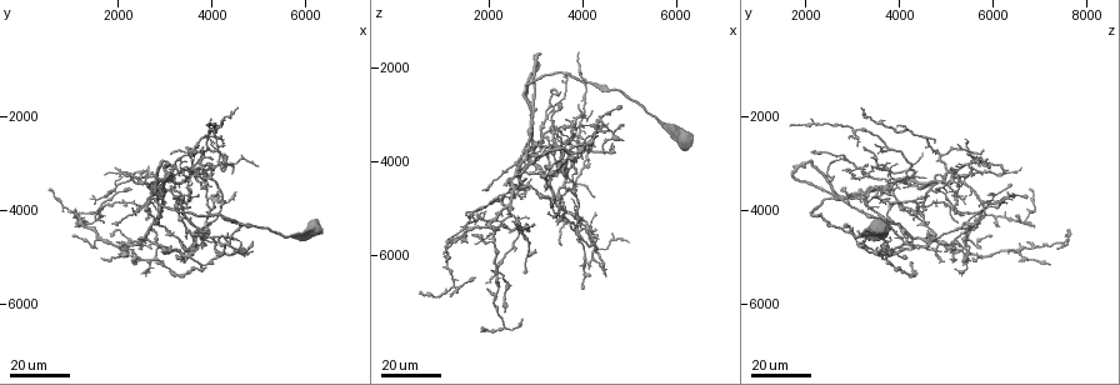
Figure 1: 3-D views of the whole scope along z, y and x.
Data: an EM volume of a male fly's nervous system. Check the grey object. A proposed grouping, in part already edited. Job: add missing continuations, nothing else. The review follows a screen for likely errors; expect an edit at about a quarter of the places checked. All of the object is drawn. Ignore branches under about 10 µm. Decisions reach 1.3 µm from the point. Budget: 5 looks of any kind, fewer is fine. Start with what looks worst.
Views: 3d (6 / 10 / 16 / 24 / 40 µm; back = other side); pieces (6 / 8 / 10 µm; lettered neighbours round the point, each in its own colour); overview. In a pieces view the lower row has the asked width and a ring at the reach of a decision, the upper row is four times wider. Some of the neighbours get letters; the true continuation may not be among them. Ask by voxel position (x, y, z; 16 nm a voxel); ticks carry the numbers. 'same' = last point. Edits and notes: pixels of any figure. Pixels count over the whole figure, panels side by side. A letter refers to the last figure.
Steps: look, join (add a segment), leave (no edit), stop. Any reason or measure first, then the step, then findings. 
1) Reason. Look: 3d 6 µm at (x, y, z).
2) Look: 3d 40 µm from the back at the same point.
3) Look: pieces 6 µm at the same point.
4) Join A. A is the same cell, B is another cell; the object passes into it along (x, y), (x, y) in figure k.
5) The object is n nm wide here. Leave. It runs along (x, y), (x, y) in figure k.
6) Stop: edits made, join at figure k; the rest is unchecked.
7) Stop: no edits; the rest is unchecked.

An open end. Look: 3d 16 µm at (1500, 3700, 5400).

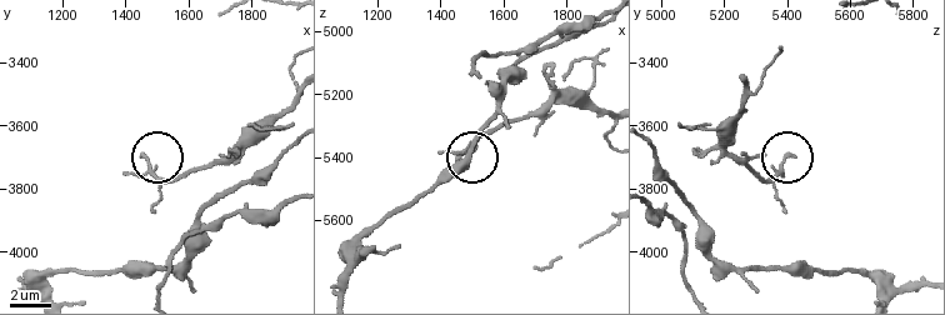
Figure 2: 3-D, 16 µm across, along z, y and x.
Look: pieces 6 µm at (1460, 3700, 5420).

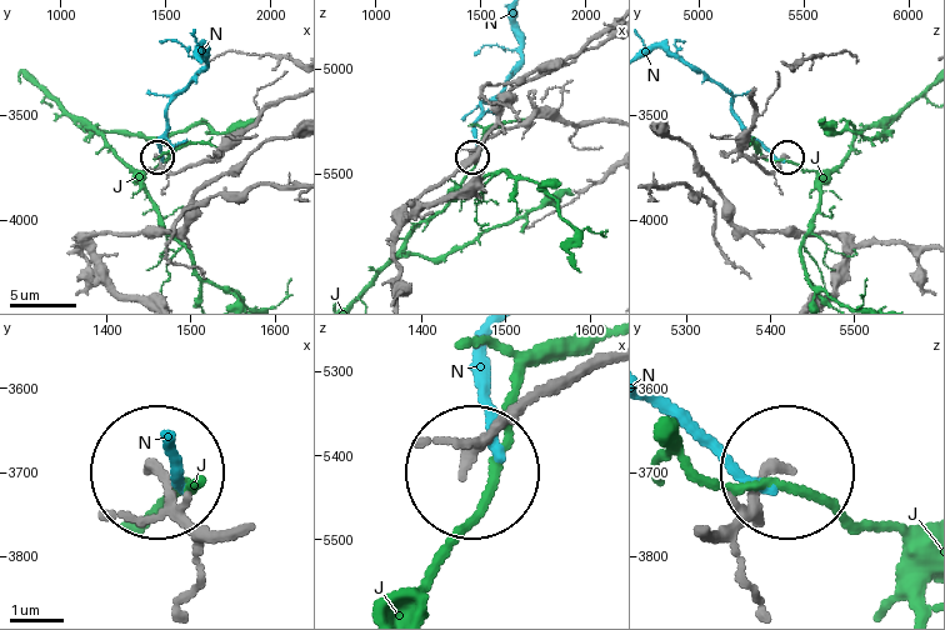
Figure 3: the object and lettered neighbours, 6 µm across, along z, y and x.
The object is 180 nm wide here. Leave. J and N are other cells; it runs along (600, 354), (533, 390), (465, 466) in figure 3; no lettered segment goes on from it.

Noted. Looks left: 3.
Look: 3d 24 µm at (4000, 2900, 3500).

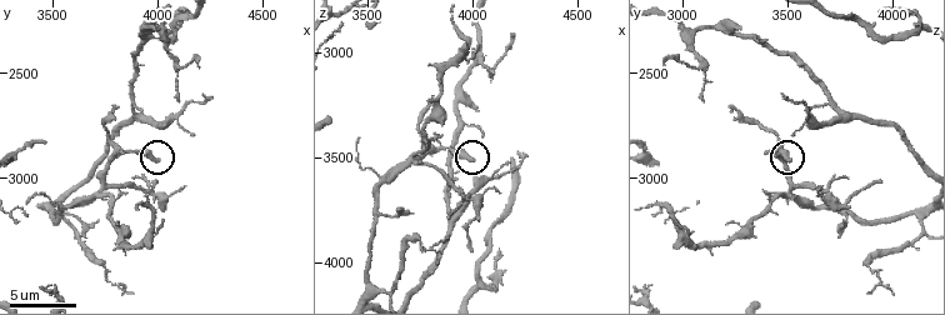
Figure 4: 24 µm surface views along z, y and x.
What lies round it. Look: pieces 8 µm at (3990, 2910, 3520).

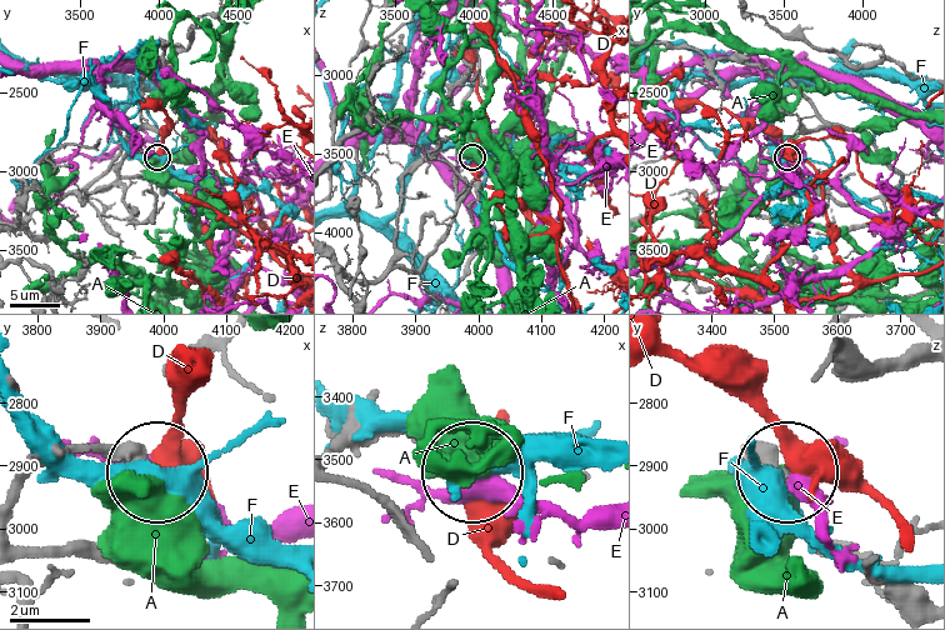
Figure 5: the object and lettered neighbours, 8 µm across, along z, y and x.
The object is 270 nm wide here. Leave. A, D, E and F are other cells; none of them fits.

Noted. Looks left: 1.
Stop: no edits; the rest is unchecked.

